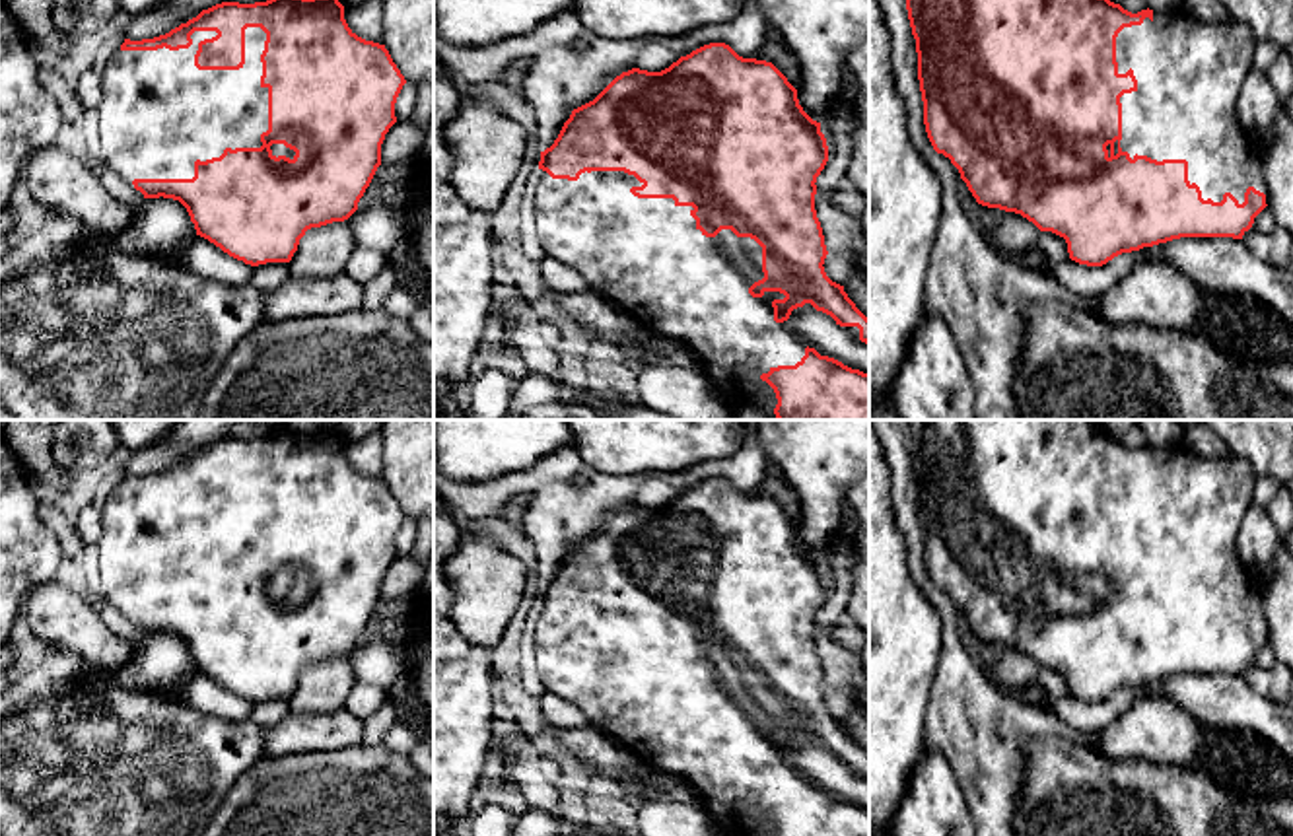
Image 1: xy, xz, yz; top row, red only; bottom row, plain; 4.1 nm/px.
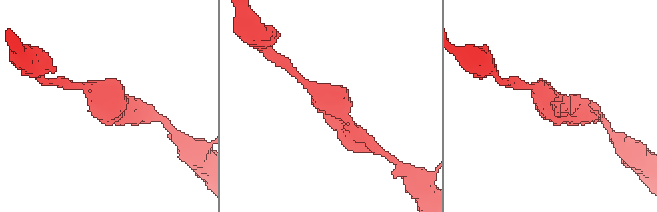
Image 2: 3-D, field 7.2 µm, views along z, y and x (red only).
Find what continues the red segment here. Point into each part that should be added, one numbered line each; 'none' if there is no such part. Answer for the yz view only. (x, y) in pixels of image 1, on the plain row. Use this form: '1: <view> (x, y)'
1: yz (1188, 508)

